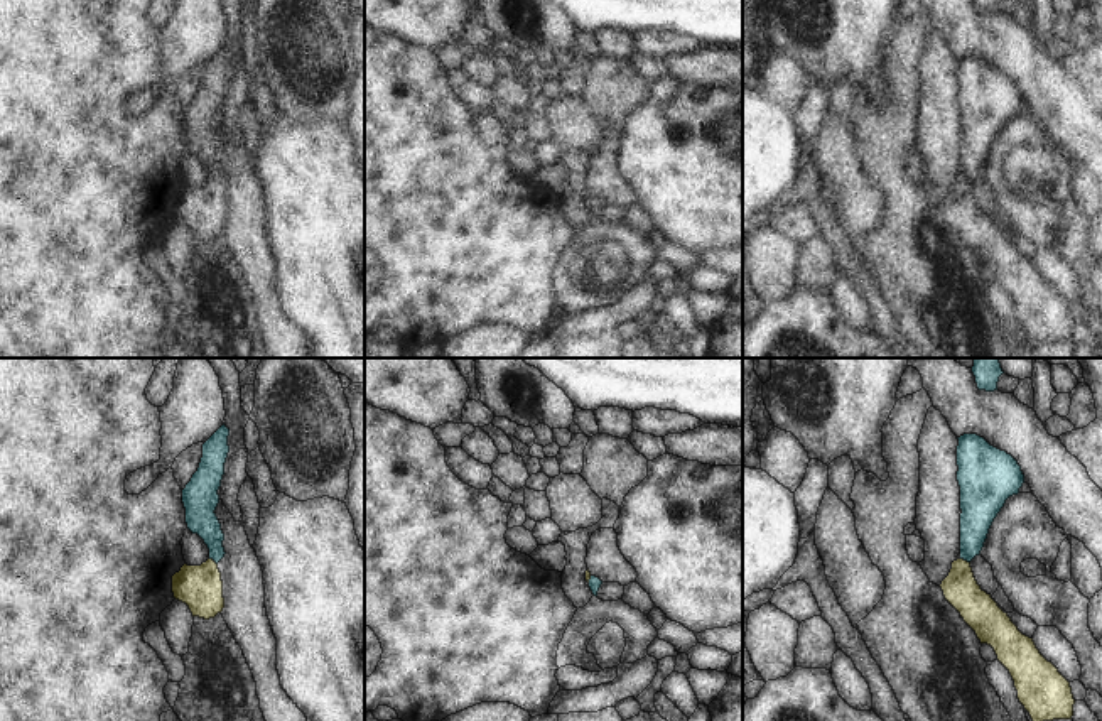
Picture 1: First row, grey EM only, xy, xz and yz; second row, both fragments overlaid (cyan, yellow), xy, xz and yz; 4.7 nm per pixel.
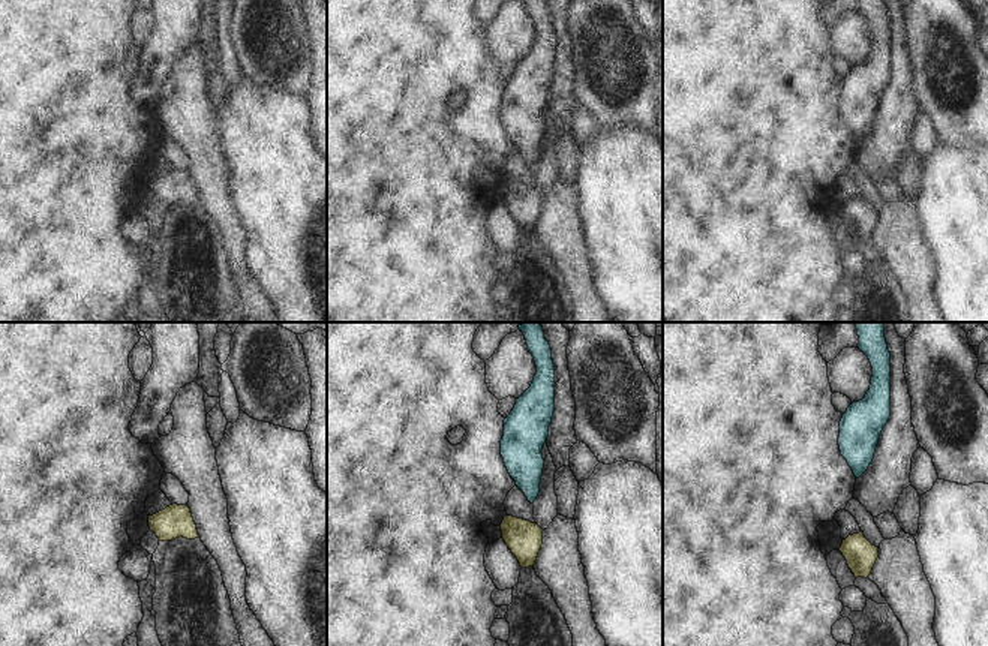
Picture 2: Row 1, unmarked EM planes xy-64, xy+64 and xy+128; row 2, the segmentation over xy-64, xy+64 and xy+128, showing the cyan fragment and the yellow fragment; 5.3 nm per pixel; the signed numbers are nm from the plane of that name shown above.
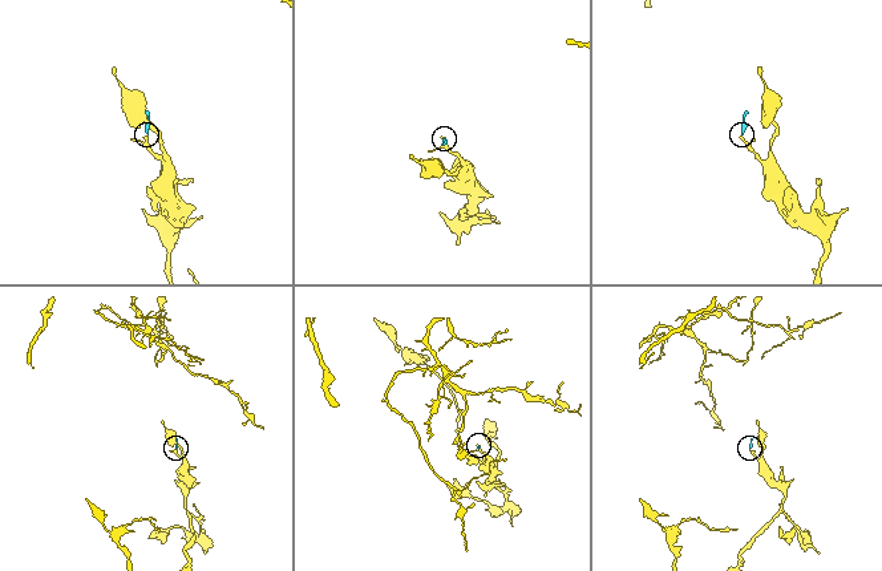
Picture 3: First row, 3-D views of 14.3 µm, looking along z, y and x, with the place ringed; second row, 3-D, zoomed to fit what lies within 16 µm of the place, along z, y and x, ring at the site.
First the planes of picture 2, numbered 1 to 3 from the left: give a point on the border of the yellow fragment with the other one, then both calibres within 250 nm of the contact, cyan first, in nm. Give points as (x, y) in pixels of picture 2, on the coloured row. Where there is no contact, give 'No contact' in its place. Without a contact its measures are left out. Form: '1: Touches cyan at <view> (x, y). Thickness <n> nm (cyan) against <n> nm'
1: No contact
2: No contact
3: No contact

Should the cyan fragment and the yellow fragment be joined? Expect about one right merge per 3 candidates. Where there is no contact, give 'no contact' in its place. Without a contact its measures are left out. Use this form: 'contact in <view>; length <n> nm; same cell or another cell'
contact in yz; length 50 nm; same cell

